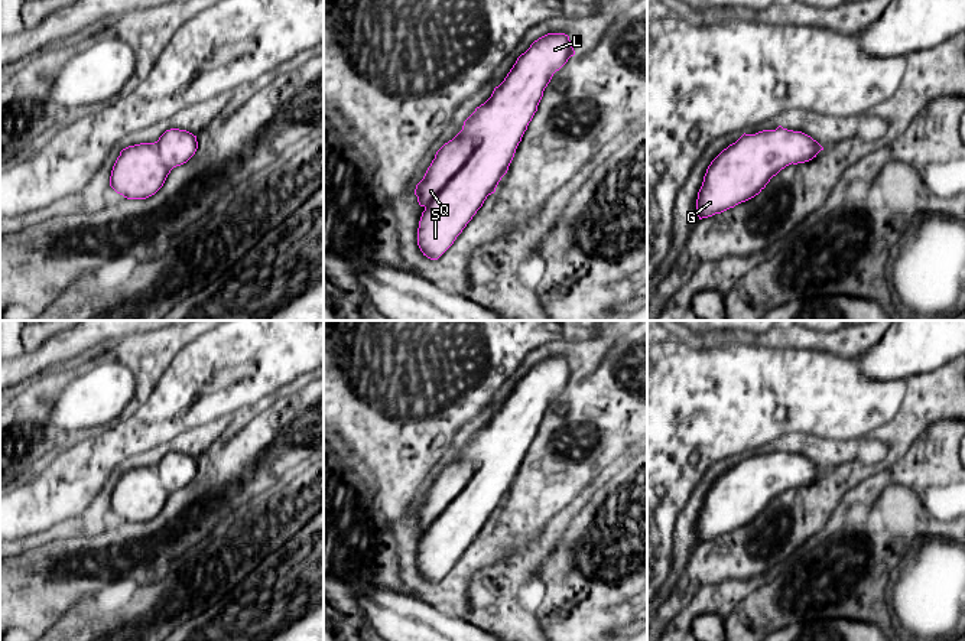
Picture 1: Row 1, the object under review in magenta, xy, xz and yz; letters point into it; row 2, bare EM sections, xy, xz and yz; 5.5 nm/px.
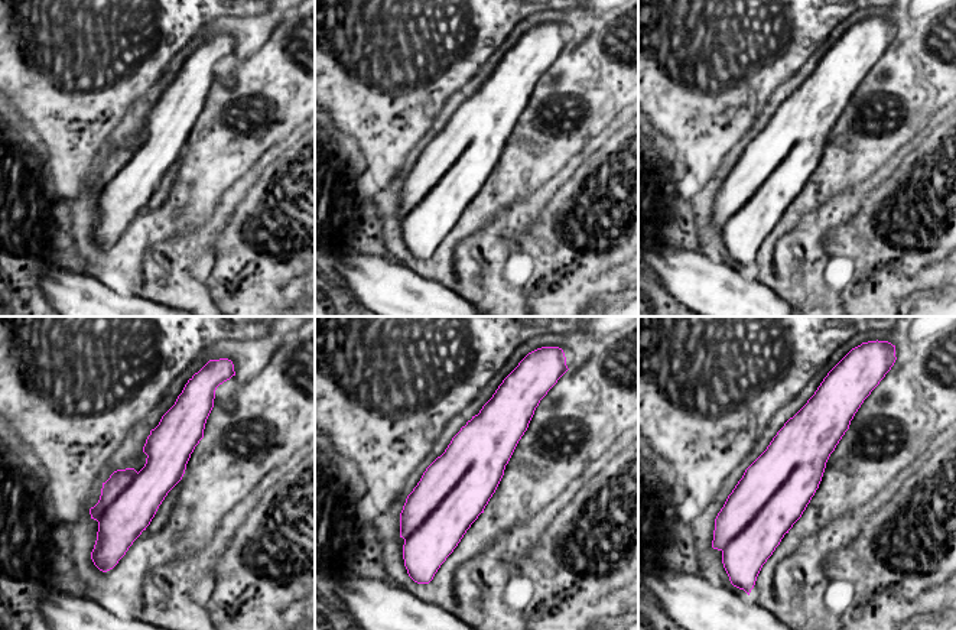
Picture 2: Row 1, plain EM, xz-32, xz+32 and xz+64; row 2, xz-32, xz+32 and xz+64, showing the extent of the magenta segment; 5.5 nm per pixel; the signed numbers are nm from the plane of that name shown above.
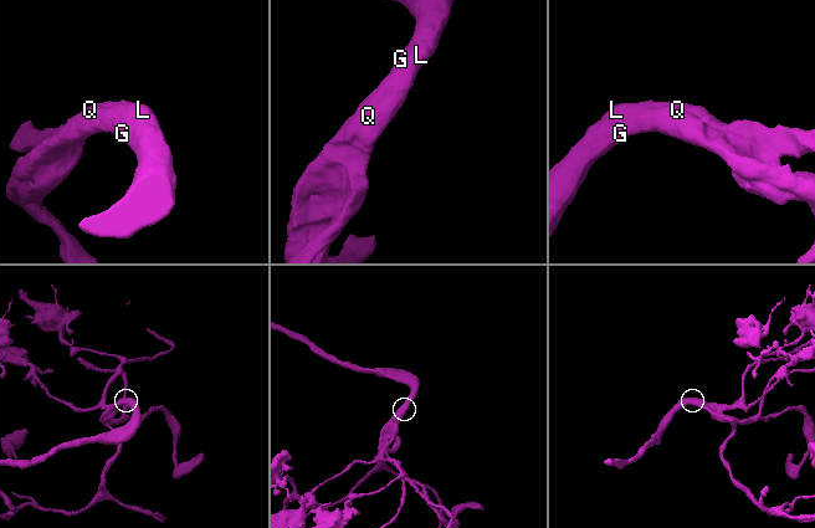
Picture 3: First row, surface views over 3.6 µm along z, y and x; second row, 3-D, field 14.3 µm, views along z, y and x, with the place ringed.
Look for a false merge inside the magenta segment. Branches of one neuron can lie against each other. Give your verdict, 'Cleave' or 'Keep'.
Keep

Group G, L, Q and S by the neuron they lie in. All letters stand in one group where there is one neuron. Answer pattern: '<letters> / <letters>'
G L Q S

